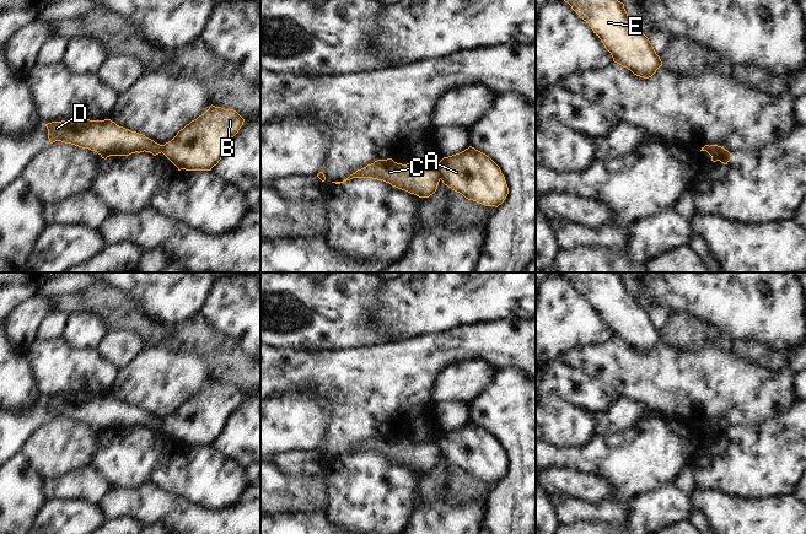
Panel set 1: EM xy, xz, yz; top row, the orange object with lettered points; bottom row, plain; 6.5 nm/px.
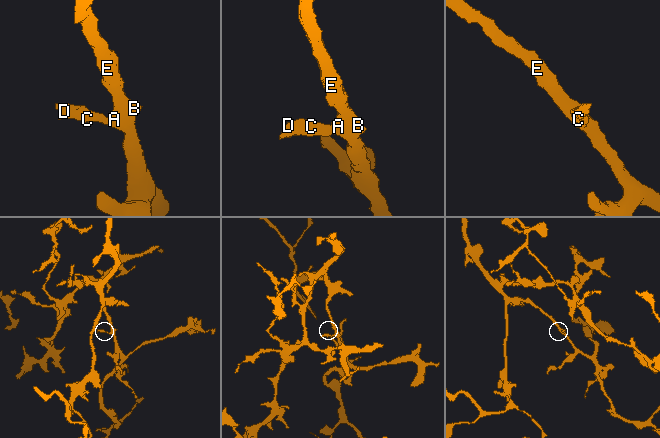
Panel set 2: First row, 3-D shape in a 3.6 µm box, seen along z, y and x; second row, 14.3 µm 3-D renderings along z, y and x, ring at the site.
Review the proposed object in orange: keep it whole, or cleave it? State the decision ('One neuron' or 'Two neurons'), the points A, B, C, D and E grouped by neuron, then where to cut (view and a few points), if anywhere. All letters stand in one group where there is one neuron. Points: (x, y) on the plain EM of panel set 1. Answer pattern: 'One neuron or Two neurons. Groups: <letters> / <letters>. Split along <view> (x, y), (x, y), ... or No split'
Two neurons. Groups: A B E / C D. Split along xz (435, 442), (440, 453).

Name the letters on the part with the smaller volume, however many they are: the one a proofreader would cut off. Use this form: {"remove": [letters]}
{"remove": ["C", "D"]}

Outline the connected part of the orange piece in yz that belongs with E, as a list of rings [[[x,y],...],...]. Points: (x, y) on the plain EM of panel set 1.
[[[563,273],[601,314],[613,336],[649,354],[662,341],[649,313],[616,273]]]

